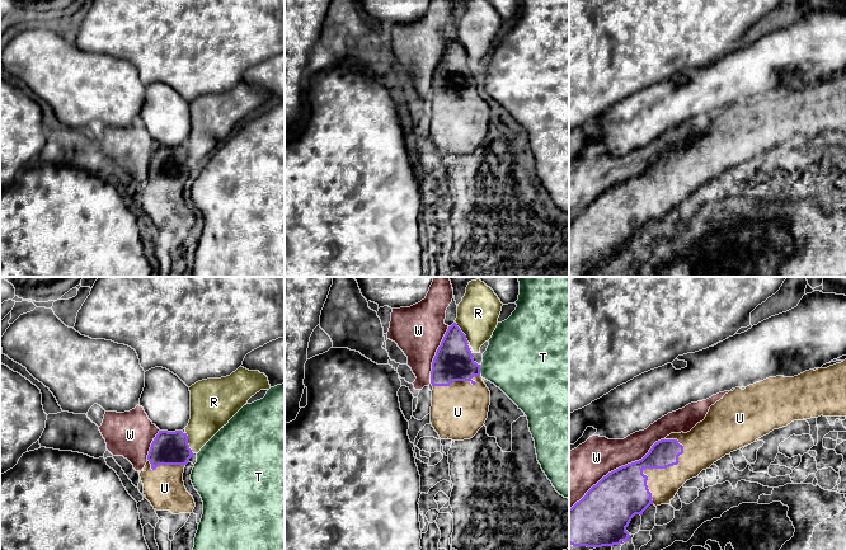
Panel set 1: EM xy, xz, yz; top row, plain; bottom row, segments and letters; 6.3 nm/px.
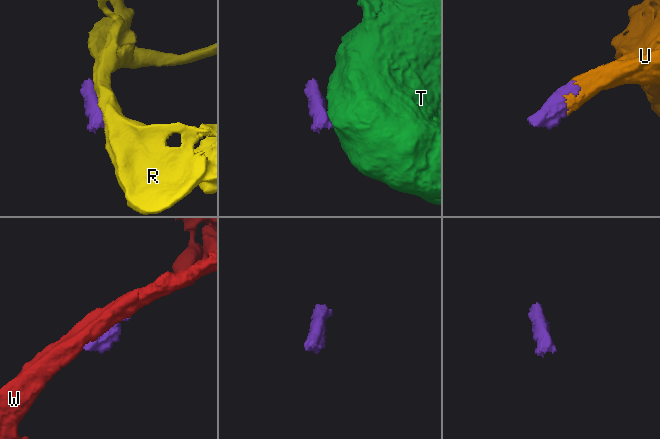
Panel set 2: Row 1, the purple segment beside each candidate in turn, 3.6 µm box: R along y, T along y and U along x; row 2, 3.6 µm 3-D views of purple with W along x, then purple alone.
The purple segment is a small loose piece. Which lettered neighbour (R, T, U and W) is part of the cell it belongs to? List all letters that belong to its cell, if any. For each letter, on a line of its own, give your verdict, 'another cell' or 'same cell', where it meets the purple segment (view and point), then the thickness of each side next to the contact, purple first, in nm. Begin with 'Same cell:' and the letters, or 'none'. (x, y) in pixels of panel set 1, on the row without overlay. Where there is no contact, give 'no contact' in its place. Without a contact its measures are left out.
Same cell: U
R: another cell | xy (187, 159) | 200/240 nm
T: another cell | xz (479, 85) | 240/420 nm
U: same cell | yz (656, 183) | 300/200 nm
W: another cell | yz (619, 183) | 320/260 nm

